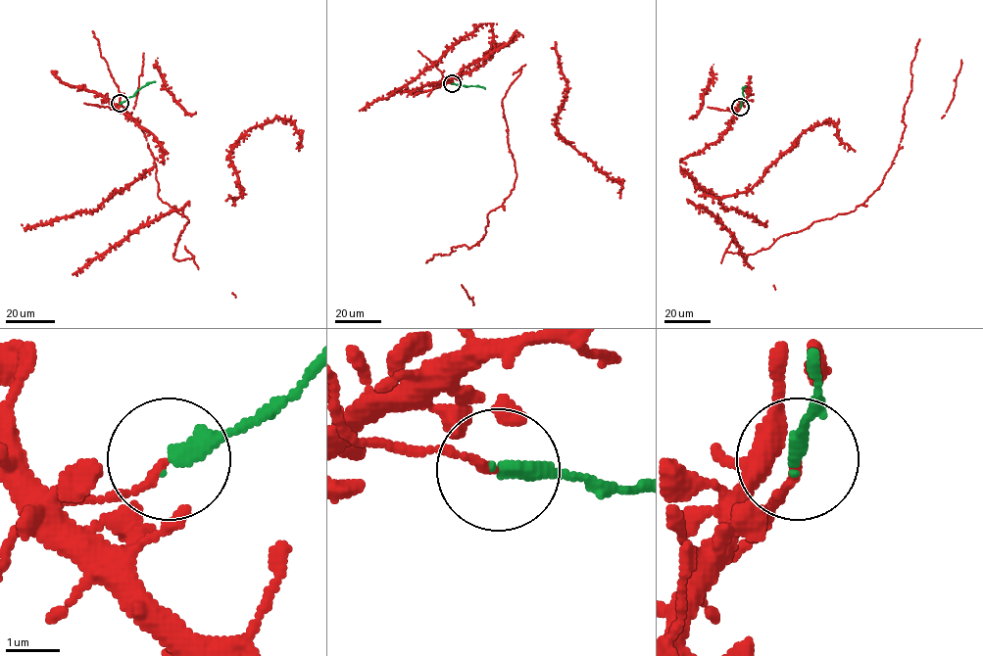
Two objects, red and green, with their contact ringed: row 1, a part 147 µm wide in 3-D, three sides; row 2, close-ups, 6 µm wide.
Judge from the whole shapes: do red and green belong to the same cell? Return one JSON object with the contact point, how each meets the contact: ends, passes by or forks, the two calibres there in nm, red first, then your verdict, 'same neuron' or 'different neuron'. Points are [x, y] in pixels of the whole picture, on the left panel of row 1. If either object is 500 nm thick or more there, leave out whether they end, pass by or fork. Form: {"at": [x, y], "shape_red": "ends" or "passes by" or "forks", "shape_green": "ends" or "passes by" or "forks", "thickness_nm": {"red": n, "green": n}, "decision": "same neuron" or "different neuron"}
{"at": [120, 103], "shape_red": "ends", "shape_green": "ends", "thickness_nm": {"red": 140, "green": 320}, "decision": "same neuron"}

